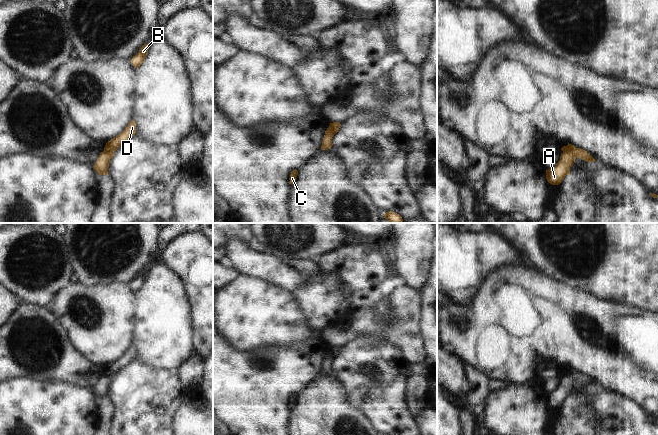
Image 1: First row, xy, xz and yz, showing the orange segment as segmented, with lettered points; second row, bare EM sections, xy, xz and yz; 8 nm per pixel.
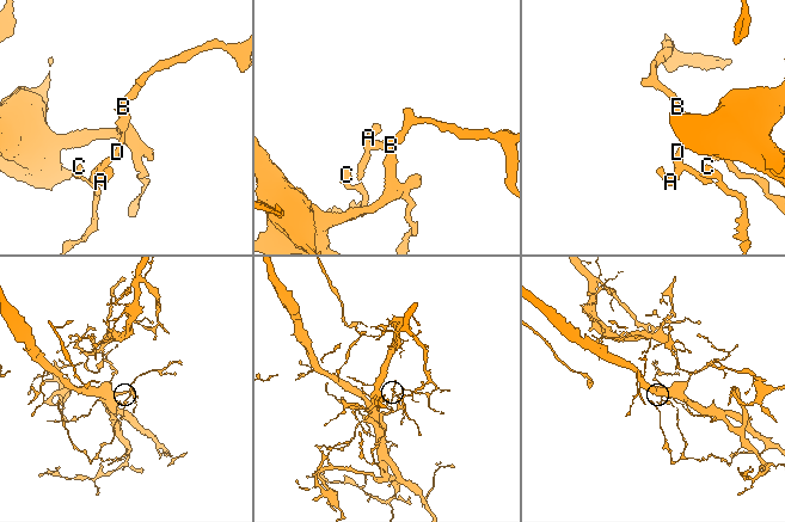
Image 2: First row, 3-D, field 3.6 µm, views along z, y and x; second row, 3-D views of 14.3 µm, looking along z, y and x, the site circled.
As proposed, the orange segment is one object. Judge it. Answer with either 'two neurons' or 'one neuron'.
two neurons

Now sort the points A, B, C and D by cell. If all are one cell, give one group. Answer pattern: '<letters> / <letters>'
A C / B D

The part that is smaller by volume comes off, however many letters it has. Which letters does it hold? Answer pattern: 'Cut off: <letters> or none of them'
Cut off: A, C

